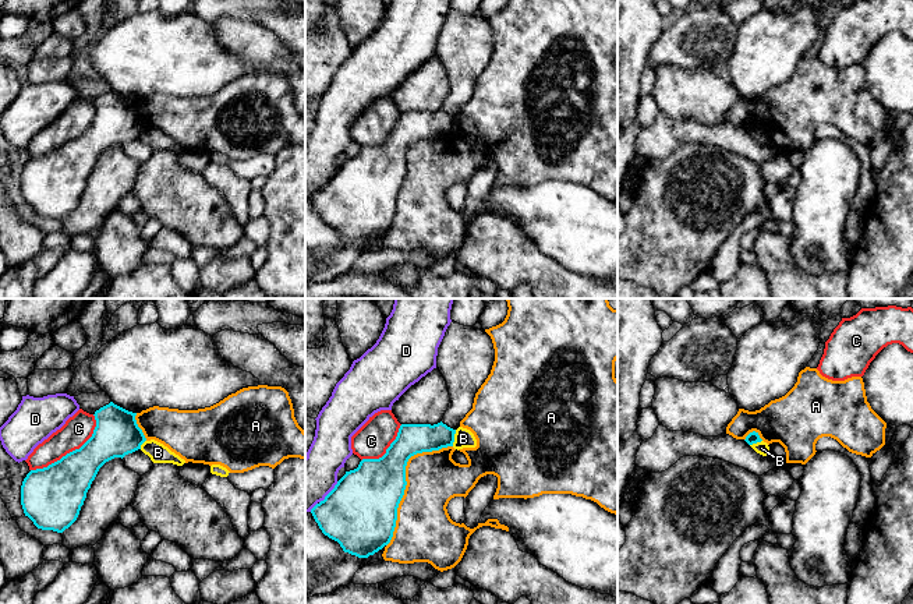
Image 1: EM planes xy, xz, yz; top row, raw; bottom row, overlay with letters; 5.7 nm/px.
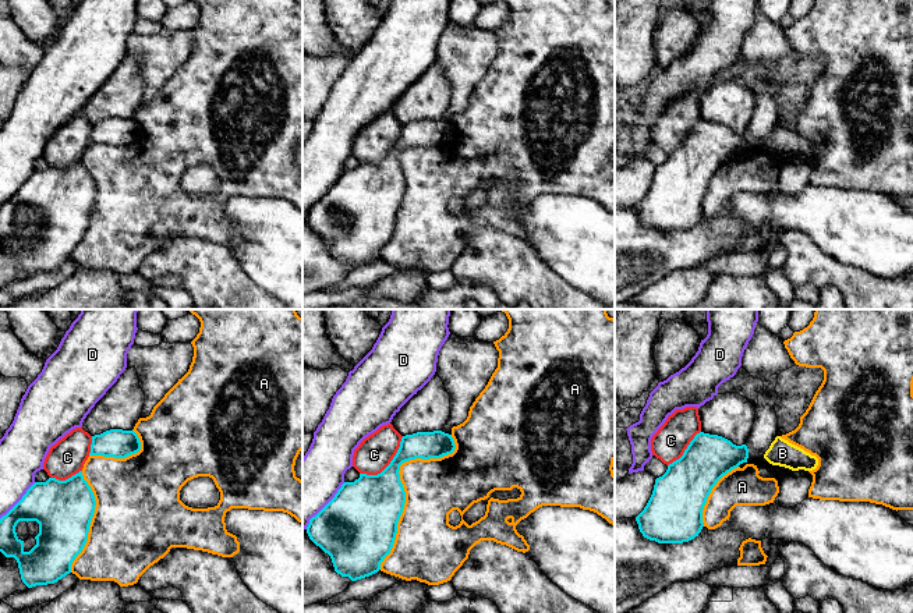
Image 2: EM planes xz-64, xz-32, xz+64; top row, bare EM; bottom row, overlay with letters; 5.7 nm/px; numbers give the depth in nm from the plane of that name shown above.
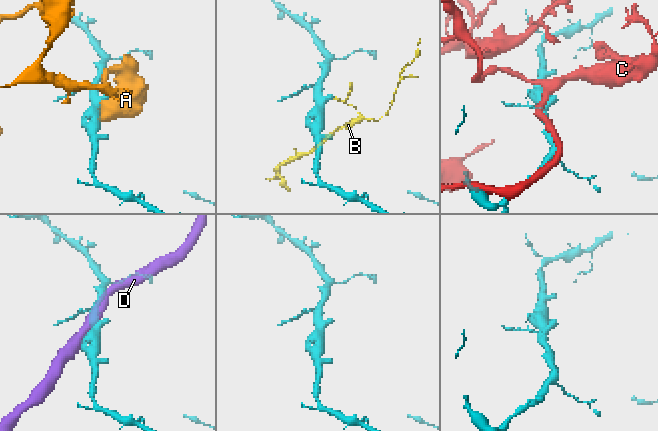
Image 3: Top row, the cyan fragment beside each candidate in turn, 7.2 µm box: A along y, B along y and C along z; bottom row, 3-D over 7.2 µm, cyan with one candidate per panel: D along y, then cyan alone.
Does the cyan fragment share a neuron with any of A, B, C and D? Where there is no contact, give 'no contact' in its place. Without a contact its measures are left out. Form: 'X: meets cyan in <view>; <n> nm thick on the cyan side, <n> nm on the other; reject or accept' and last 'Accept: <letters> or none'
A: meets cyan in xz; 360 nm thick on the cyan side, 300 nm on the other; reject
B: meets cyan in xz; 180 nm thick on the cyan side, 110 nm on the other; reject
C: meets cyan in xy; 320 nm thick on the cyan side, 160 nm on the other; reject
D: meets cyan in xz; 420 nm thick on the cyan side, 280 nm on the other; reject
Accept: none

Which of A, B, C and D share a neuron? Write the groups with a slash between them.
A / B / C / D

